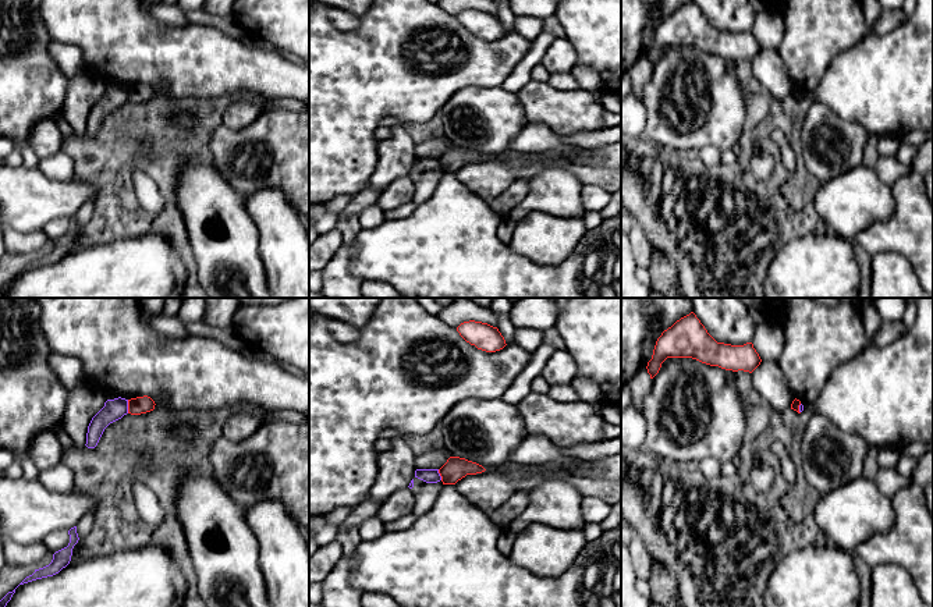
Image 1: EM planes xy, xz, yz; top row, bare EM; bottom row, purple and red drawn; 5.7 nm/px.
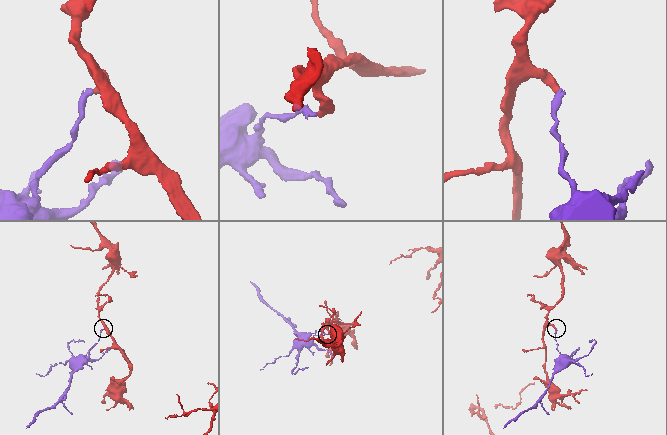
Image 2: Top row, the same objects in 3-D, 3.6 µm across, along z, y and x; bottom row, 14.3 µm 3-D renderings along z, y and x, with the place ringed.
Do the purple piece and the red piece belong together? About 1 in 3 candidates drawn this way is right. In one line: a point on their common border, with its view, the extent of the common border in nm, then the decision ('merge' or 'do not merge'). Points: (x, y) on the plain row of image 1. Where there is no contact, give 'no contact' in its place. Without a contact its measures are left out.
xy (127, 95) | 80 nm | do not merge

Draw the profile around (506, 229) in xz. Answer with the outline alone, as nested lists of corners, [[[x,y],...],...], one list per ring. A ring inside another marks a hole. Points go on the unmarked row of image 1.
[[[503,219],[500,226],[499,226],[499,238],[505,242],[510,244],[514,230],[515,230],[515,221],[511,221],[508,219]]]

